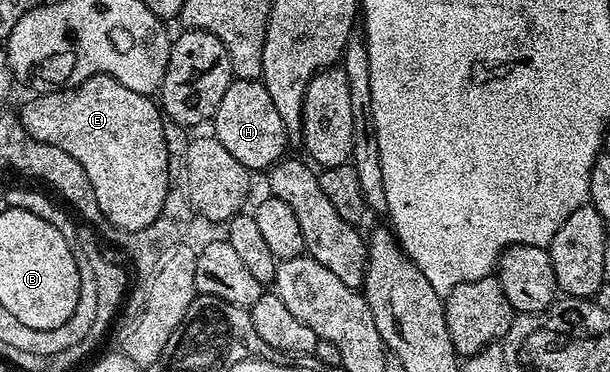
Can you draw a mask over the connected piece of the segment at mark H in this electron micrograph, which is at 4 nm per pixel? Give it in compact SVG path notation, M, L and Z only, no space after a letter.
M233 79L226 88L225 95L217 107L215 116L210 121L211 132L216 141L250 171L267 171L285 156L284 148L290 145L288 132L278 116L274 102L270 100L270 91L266 91L264 82L241 81Z

